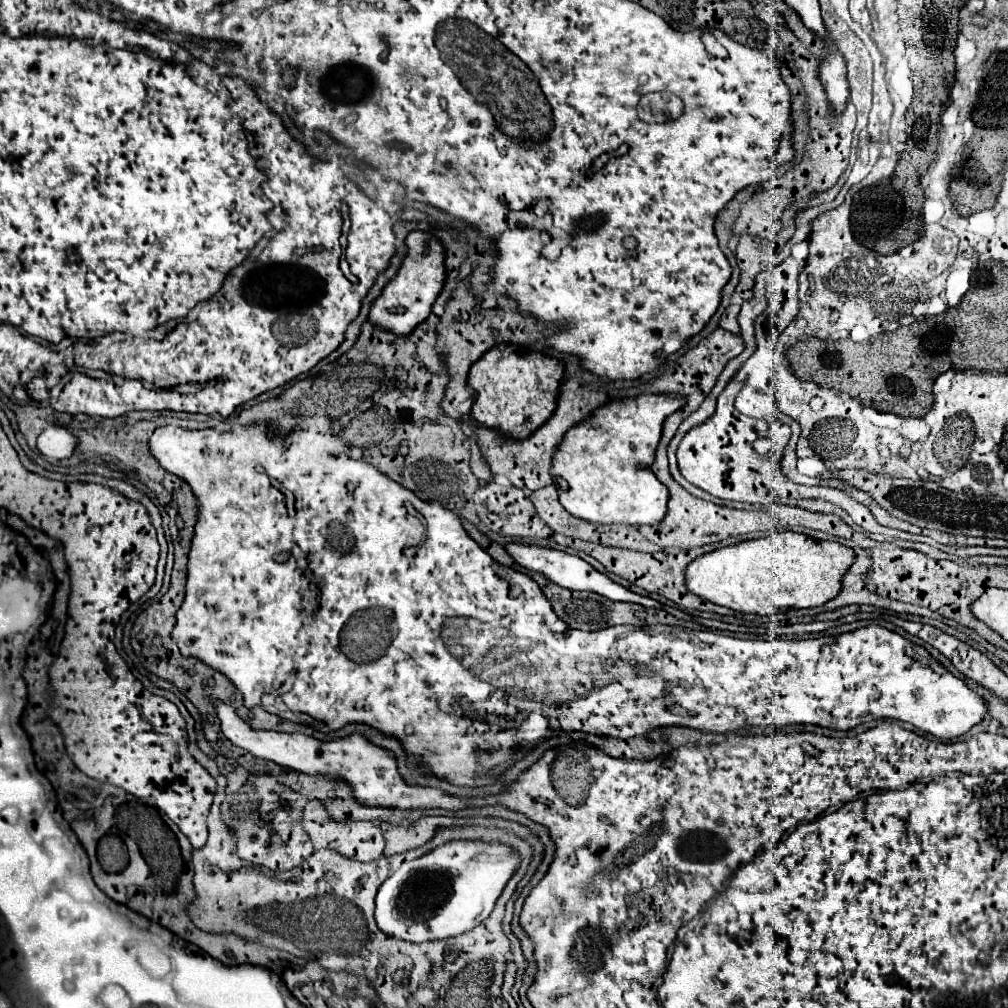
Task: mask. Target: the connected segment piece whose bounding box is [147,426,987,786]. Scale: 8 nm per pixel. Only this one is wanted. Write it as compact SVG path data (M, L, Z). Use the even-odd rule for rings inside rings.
M161 426L161 428L157 428L151 436L149 436L149 452L151 452L151 456L159 462L159 466L163 468L163 470L167 470L167 472L171 472L171 474L175 474L175 476L179 476L181 480L185 480L189 486L191 486L191 490L193 490L193 494L195 494L195 498L197 498L197 504L199 504L199 514L197 514L197 522L195 522L195 534L193 534L193 540L191 540L191 552L189 552L189 574L187 574L187 586L185 586L185 600L183 600L183 604L181 604L181 608L177 610L177 622L175 622L175 626L173 626L173 632L171 632L171 638L173 638L173 642L179 646L179 650L181 650L181 654L183 656L195 656L197 660L201 660L201 662L205 662L207 666L211 666L213 670L221 670L235 686L237 686L237 690L243 694L243 704L247 706L247 708L253 708L253 706L261 706L263 710L267 710L267 712L273 712L273 714L277 714L279 718L285 718L285 720L291 720L291 722L297 722L299 724L299 720L307 720L307 718L303 718L303 714L305 716L309 716L309 720L313 720L313 722L303 722L303 724L309 724L313 730L319 730L319 732L333 732L333 730L339 730L339 728L343 728L343 726L347 726L347 724L369 724L371 728L375 728L375 730L379 730L381 734L385 734L385 736L393 736L393 738L397 738L399 742L401 742L401 746L403 746L403 750L405 750L405 754L407 754L407 766L411 766L411 768L415 768L417 772L423 772L423 774L433 774L433 776L439 776L441 780L449 780L451 784L455 784L455 786L487 786L487 784L491 784L491 782L495 782L495 779L498 775L505 772L514 762L509 762L507 766L502 766L499 768L498 774L485 774L485 772L479 772L478 764L482 754L485 752L493 752L494 750L499 750L501 748L506 750L515 750L514 753L514 761L517 761L523 756L525 756L527 750L536 746L536 743L539 742L541 738L547 738L547 734L549 734L549 724L551 724L551 720L555 720L557 722L557 726L561 728L561 730L565 730L565 732L587 732L587 734L595 734L595 736L609 736L609 738L635 738L635 736L643 736L643 734L649 734L651 730L657 730L657 728L667 728L667 726L685 726L685 728L695 728L695 730L701 730L701 732L709 732L709 734L727 734L727 732L737 732L737 730L741 730L741 728L747 728L747 726L757 726L757 728L767 728L767 726L775 726L775 728L781 728L781 726L789 726L789 724L815 724L815 726L823 726L823 728L833 728L833 730L853 730L855 726L859 726L859 724L863 724L863 722L869 722L869 720L879 720L879 718L893 718L893 720L901 720L901 722L909 722L909 724L913 724L917 730L923 730L923 732L929 732L929 734L933 734L935 738L941 738L941 740L951 740L951 738L959 738L959 736L963 736L965 732L969 732L975 724L979 724L983 718L985 718L985 714L987 714L987 704L985 704L985 700L983 700L983 696L981 694L977 694L977 692L973 692L967 684L965 684L965 680L961 680L961 678L957 678L957 676L953 676L951 672L947 672L945 668L941 668L939 666L939 662L923 648L923 646L919 646L919 644L915 644L915 642L911 642L911 640L907 640L907 638L903 638L903 636L899 636L899 634L895 634L895 632L891 632L891 630L887 630L887 628L881 628L881 626L865 626L865 628L859 628L859 630L855 630L855 632L845 632L845 634L839 634L839 636L821 636L821 638L815 638L815 640L773 640L773 642L769 642L769 640L762 640L760 638L756 639L741 639L736 637L731 637L724 635L721 632L711 630L687 630L687 628L681 628L681 626L663 626L663 624L655 624L655 626L643 626L643 628L639 628L639 626L611 626L611 628L605 628L605 630L599 630L599 632L579 632L579 630L573 630L573 628L569 628L563 620L559 620L557 618L557 614L553 612L553 608L551 608L551 602L545 598L545 594L541 592L541 588L539 588L539 584L531 578L531 576L527 576L527 574L523 574L523 572L517 572L517 570L513 570L513 568L509 568L509 566L503 566L503 564L499 564L499 562L495 562L467 532L465 532L465 528L463 528L463 524L461 524L461 518L453 512L453 510L449 510L449 508L443 508L441 504L431 504L431 502L423 502L423 500L419 500L411 490L407 490L405 486L401 486L401 484L397 484L395 480L391 480L389 476L385 476L385 474L381 474L375 466L371 466L371 464L367 464L367 462L363 462L363 460L353 460L353 458L349 458L349 456L343 456L343 454L331 454L331 452L327 452L327 450L319 450L317 446L315 446L315 442L313 442L313 434L311 432L295 432L293 430L293 434L287 434L287 436L275 436L275 438L271 438L269 434L267 434L267 428L265 426L261 426L261 430L241 430L241 432L217 432L215 428L205 428L205 430L185 430L185 428L181 428L181 426ZM405 502L411 502L413 504L413 508L417 510L417 512L421 512L423 516L425 516L425 520L427 520L427 538L425 538L425 542L423 542L423 536L425 536L425 528L423 528L423 524L421 524L421 520L419 518L415 518L415 516L411 516L409 512L407 512L407 508L405 508ZM291 542L295 542L295 544L299 544L307 554L309 554L309 560L311 560L311 570L313 570L313 574L319 578L319 584L313 584L309 578L305 578L305 574L297 568L297 564L295 564L295 560L291 558L291 560L287 560L287 562L283 562L283 564L279 564L279 562L275 562L273 560L273 556L277 554L277 552L289 552L291 550ZM503 734L515 734L515 740L512 738L503 738Z

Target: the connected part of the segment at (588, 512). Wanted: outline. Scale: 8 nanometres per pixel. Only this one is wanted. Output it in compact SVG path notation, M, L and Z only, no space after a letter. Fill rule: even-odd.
M641 394L637 398L617 398L609 400L605 406L593 410L589 418L581 424L571 426L565 432L565 438L553 452L551 474L553 484L559 490L559 502L567 512L589 522L621 522L629 526L639 524L657 524L665 516L669 492L651 472L655 460L655 450L661 438L661 428L667 416L685 406L685 398L673 398L669 394Z

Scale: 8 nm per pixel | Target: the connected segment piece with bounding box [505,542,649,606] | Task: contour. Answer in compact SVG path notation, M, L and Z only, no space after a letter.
M509 542L505 546L505 550L511 554L511 558L521 564L523 568L527 570L533 570L533 572L541 572L545 574L549 580L553 580L555 584L563 586L563 588L569 588L569 590L587 590L587 592L595 592L595 594L601 594L609 600L625 600L625 602L637 602L637 604L643 604L643 606L649 606L649 598L645 596L637 596L635 592L623 588L621 584L613 582L611 578L607 578L605 574L597 572L591 564L587 564L585 560L581 560L579 556L573 556L573 554L567 554L567 552L561 552L561 550L553 550L553 548L543 548L543 546L533 546L533 544L519 544L519 542Z

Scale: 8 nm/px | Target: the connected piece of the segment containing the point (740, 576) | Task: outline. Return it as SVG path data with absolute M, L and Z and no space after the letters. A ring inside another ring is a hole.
M775 532L709 552L685 570L687 588L737 612L771 616L785 608L813 608L841 592L841 580L855 562L855 552L839 542L821 542L797 532Z

